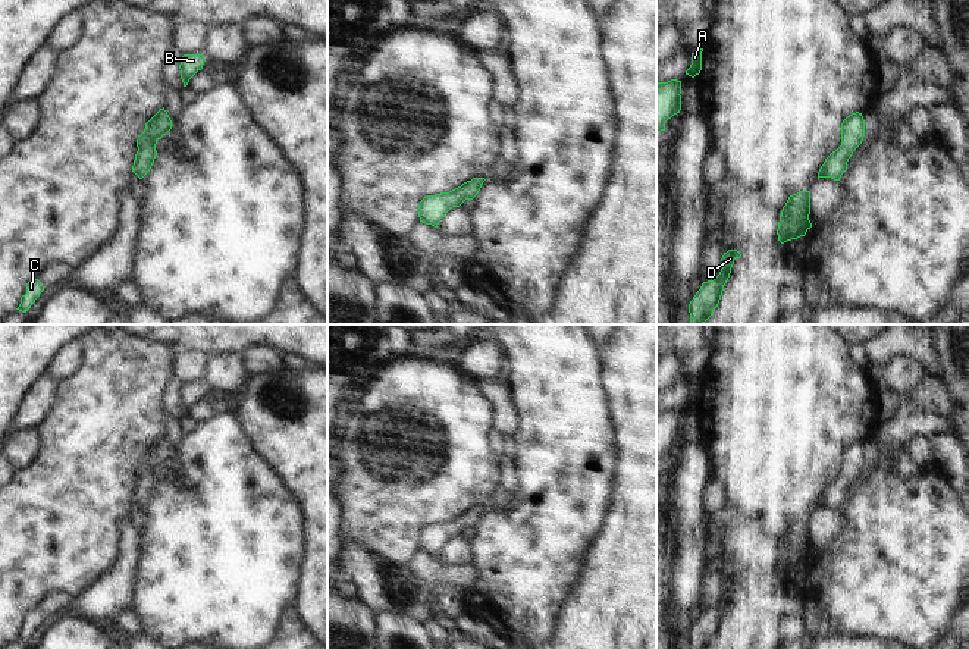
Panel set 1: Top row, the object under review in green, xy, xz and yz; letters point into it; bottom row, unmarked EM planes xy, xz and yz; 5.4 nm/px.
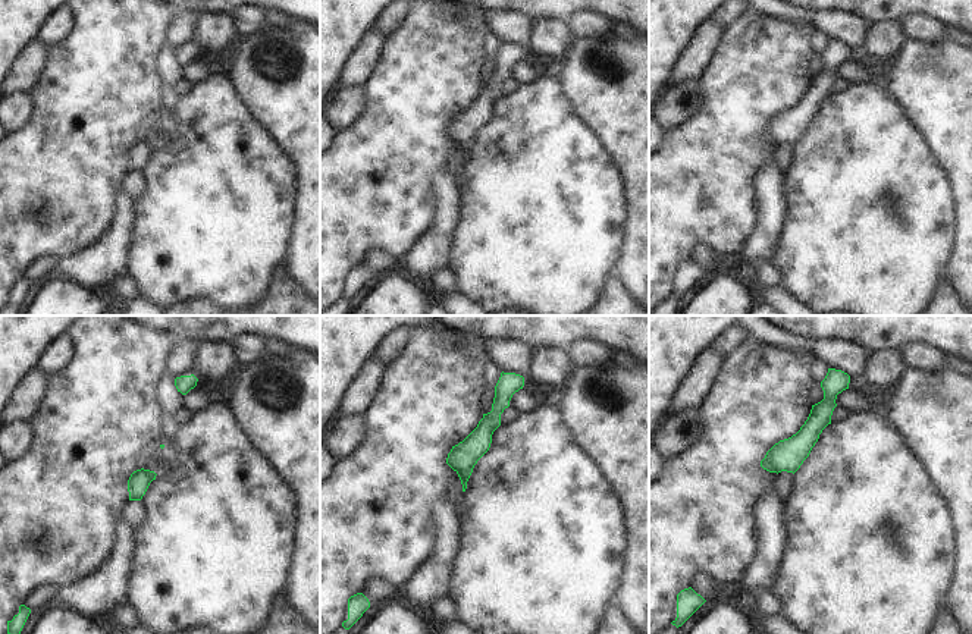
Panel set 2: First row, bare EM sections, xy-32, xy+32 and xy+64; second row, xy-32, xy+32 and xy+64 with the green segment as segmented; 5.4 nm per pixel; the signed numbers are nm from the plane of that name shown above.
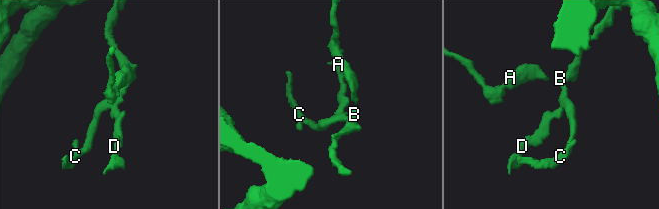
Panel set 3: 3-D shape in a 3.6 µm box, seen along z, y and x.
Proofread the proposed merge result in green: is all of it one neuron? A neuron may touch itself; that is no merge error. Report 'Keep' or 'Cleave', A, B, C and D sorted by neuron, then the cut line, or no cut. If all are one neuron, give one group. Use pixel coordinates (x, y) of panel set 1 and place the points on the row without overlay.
Keep. Groups: A B C D. No split.

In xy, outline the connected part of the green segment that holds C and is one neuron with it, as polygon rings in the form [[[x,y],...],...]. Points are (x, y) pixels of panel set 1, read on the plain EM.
[[[38,608],[28,611],[25,615],[26,615],[26,623],[21,626],[21,633],[16,637],[22,642],[26,642],[35,631],[35,628],[40,626],[40,623],[44,620],[44,615]]]

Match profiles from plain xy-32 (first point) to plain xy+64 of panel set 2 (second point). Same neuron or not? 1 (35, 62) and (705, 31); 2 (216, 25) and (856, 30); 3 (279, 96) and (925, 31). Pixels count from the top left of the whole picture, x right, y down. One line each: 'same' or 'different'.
1: same
2: different
3: different

